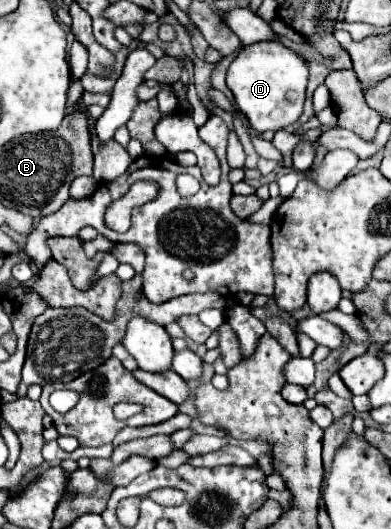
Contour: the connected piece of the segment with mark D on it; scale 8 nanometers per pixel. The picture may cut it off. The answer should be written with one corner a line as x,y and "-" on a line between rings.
257,42
243,48
227,70
227,88
233,92
237,108
247,116
255,132
275,132
295,124
303,114
307,82
307,62
279,42

